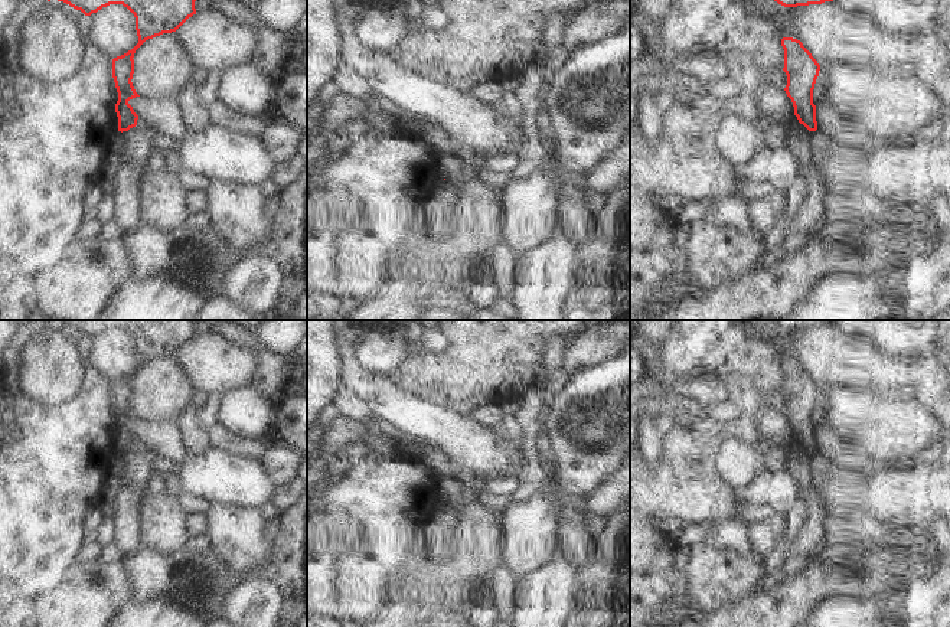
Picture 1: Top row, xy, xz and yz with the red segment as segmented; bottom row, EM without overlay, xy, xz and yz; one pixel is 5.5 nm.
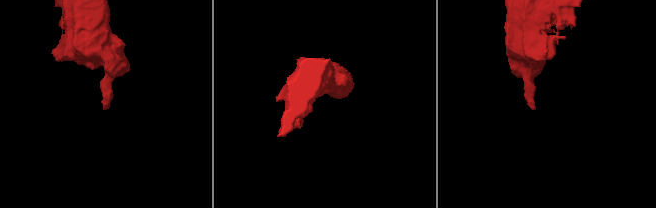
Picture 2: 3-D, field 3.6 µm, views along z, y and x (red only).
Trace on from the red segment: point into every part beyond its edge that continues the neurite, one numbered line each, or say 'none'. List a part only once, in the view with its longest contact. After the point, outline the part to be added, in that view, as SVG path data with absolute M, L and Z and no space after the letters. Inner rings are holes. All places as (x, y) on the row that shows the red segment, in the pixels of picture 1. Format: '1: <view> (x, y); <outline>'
none

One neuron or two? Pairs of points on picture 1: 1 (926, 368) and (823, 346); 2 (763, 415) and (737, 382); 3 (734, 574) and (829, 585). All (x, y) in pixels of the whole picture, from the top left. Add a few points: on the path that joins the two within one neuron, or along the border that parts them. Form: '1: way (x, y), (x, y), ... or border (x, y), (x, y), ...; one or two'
1: way (900, 369), (867, 369), (849, 363); one
2: way (756, 407), (743, 391); one
3: border (758, 588), (730, 607); two

